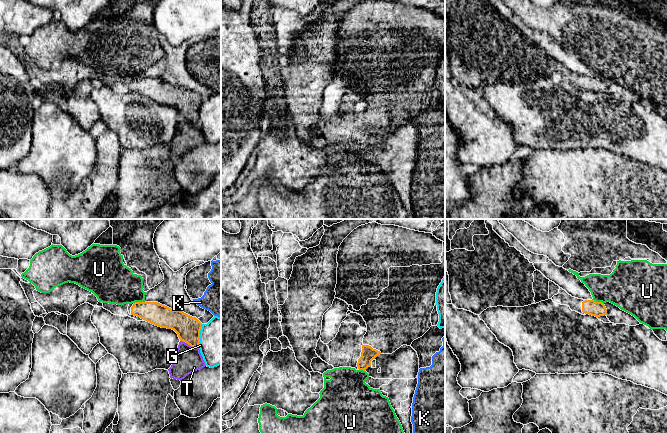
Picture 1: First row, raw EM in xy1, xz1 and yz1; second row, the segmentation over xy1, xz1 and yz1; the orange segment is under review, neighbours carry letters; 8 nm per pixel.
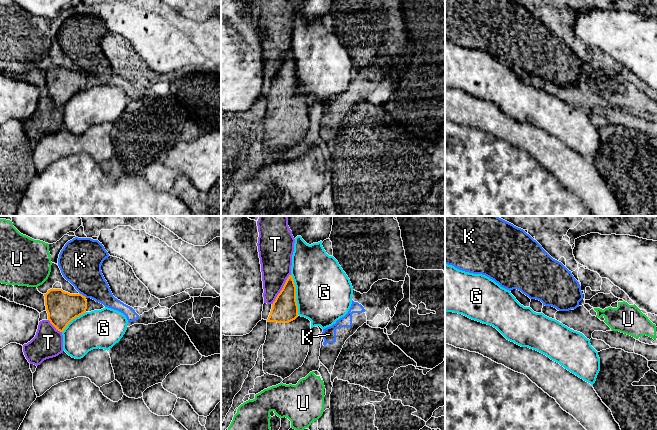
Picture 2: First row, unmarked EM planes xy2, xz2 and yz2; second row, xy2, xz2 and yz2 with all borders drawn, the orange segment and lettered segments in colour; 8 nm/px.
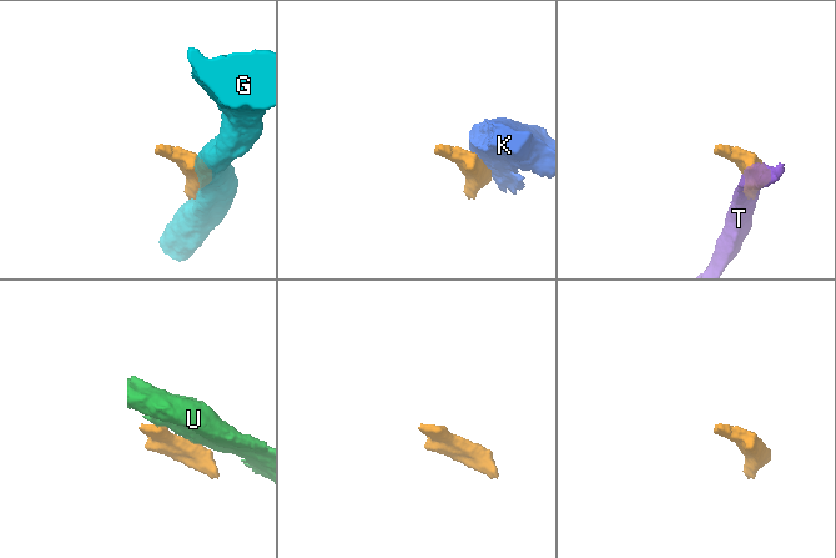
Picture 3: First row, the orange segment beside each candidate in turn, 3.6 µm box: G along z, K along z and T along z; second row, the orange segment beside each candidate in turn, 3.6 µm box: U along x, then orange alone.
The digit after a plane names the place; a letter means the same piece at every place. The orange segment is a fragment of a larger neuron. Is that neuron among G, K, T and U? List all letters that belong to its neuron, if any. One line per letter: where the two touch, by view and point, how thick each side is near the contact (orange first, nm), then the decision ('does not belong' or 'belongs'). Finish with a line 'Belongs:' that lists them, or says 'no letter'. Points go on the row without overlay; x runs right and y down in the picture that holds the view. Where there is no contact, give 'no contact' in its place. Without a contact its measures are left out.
G: meets orange in xz2 at (295, 70); 200 nm thick on the orange side, 460 nm on the other; does not belong
K: meets orange in xy2 at (82, 71); 260 nm thick on the orange side, 340 nm on the other; does not belong
T: meets orange in xz2 at (282, 65); 200 nm thick on the orange side, 260 nm on the other; does not belong
U: meets orange in yz1 at (598, 78); 120 nm thick on the orange side, 320 nm on the other; does not belong
Belongs: no letter

